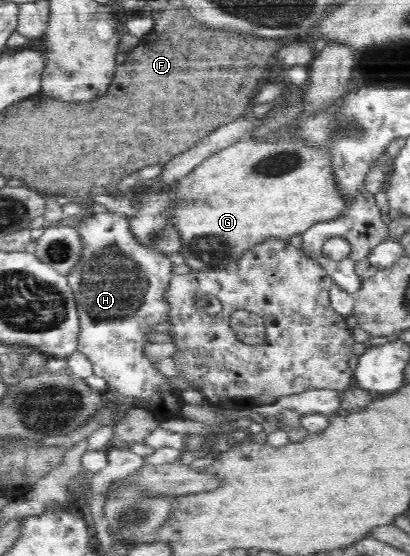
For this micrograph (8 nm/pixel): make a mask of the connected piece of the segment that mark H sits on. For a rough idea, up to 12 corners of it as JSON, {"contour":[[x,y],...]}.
{"contour":[[128,217],[74,227],[66,277],[77,352],[159,422],[182,419],[175,380],[144,353],[174,276]]}

